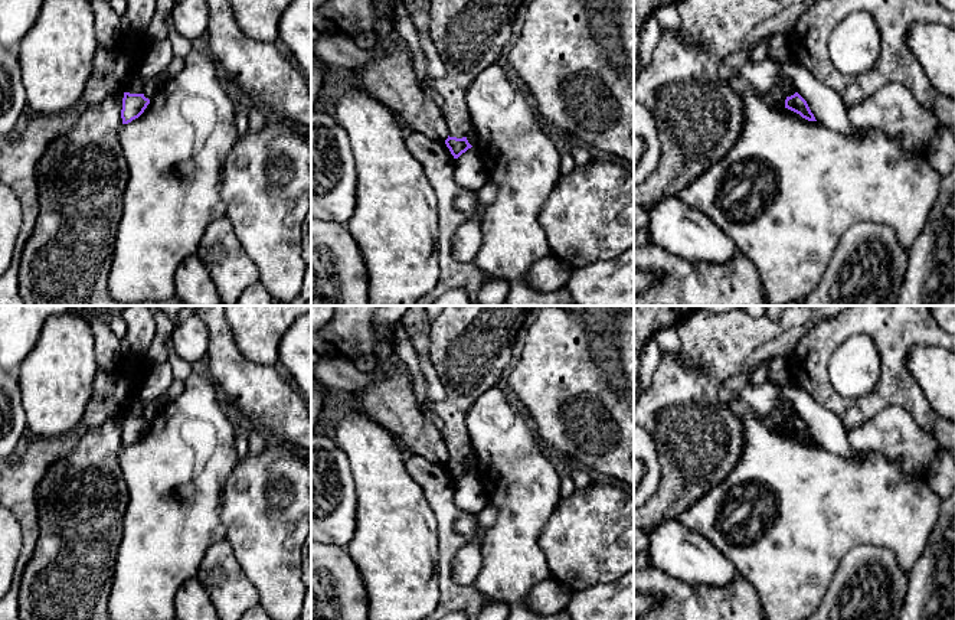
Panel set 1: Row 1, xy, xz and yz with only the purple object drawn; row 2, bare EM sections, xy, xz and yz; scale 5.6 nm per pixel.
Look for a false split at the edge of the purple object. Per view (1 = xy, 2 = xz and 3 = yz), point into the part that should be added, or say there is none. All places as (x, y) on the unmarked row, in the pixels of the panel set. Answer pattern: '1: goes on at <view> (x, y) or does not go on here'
1: does not go on here
2: does not go on here
3: does not go on here

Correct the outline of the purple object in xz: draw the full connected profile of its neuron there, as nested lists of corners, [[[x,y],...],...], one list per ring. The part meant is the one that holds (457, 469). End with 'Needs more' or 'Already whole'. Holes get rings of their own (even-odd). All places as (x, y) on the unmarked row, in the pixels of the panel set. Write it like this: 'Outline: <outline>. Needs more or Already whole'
Outline: [[[449,460],[445,463],[447,470],[449,471],[454,482],[458,482],[462,476],[465,476],[472,469],[468,466],[467,460],[457,461]]]. Already whole

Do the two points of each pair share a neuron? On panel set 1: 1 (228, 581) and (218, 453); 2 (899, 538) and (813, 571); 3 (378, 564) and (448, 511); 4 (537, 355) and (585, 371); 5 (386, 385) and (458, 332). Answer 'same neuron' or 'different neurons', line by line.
1: different neurons
2: same neuron
3: different neurons
4: same neuron
5: different neurons

